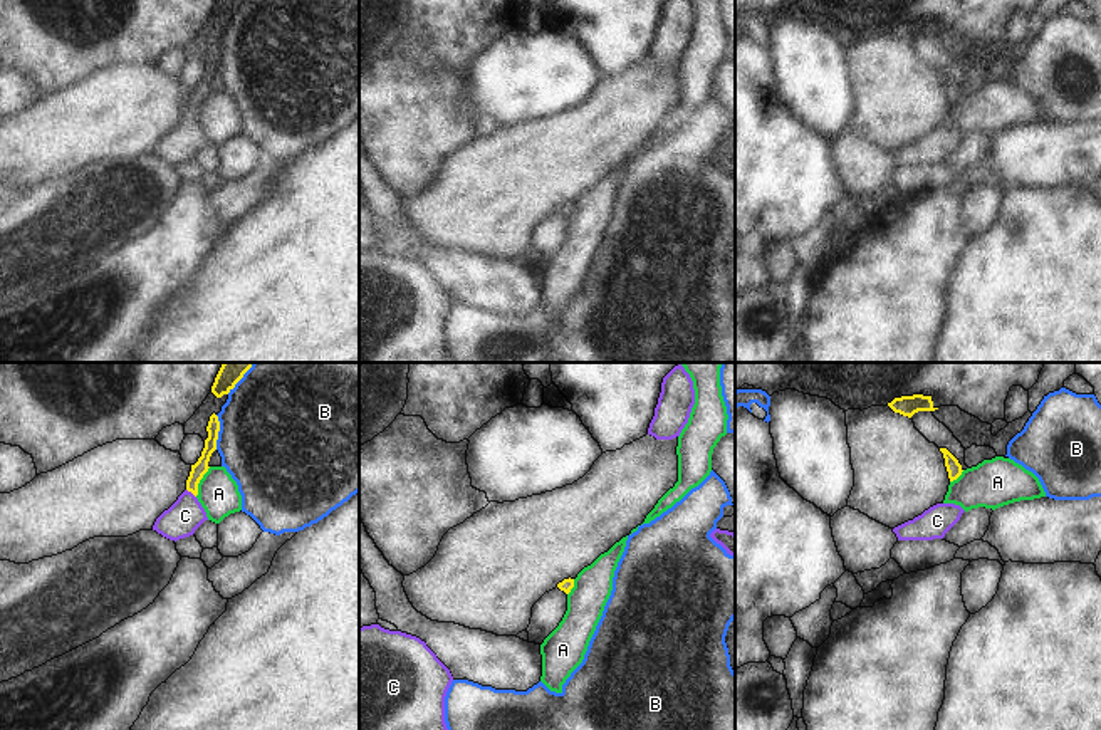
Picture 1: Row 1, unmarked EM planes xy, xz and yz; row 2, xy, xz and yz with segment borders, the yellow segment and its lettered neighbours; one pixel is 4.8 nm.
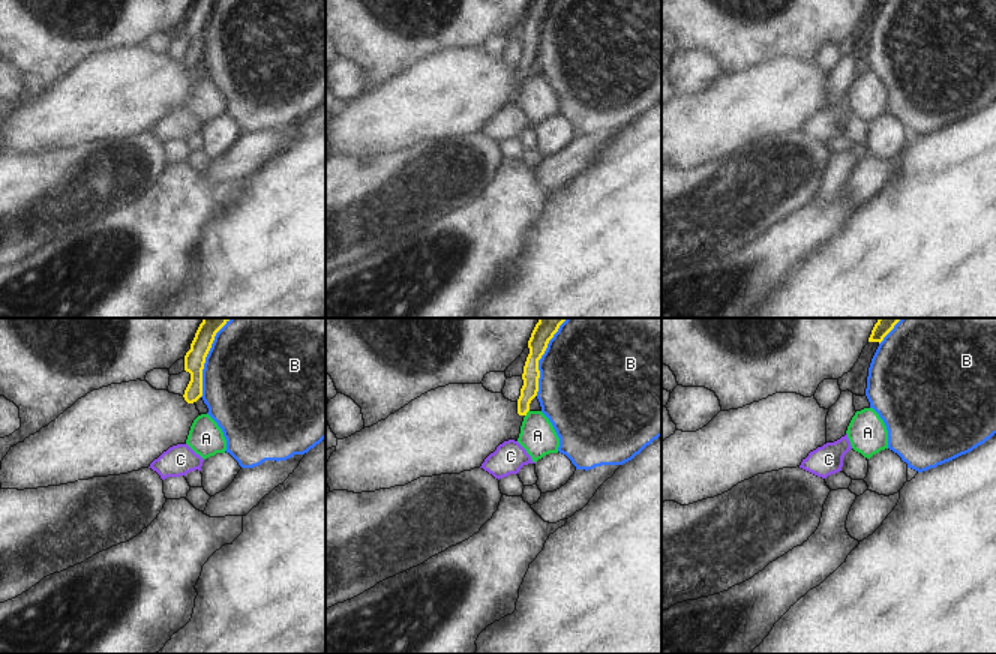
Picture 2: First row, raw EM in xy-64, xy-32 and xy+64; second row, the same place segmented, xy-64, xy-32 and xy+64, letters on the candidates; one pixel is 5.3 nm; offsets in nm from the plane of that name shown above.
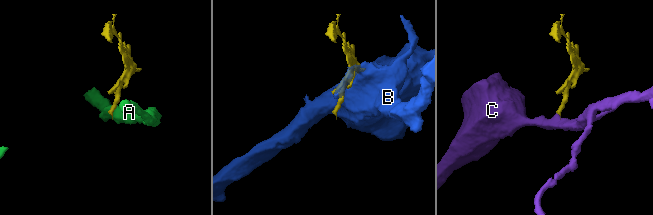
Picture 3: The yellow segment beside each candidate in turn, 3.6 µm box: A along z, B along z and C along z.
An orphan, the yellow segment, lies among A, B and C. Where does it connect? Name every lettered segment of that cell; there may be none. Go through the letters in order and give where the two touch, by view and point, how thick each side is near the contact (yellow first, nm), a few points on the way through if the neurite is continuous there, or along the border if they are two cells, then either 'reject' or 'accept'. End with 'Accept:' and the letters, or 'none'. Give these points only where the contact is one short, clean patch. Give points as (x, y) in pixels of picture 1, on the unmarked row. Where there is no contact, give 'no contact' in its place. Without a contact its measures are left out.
A: xy (198, 106) | 70/190 nm | along xy (210, 91), (200, 104), (195, 119) | reject
B: xy (219, 54) | 70/500 nm | reject
C: xy (192, 116) | 70/170 nm | across xy (200, 91), (192, 106), (192, 116), (187, 125), (185, 140) | accept
Accept: C

